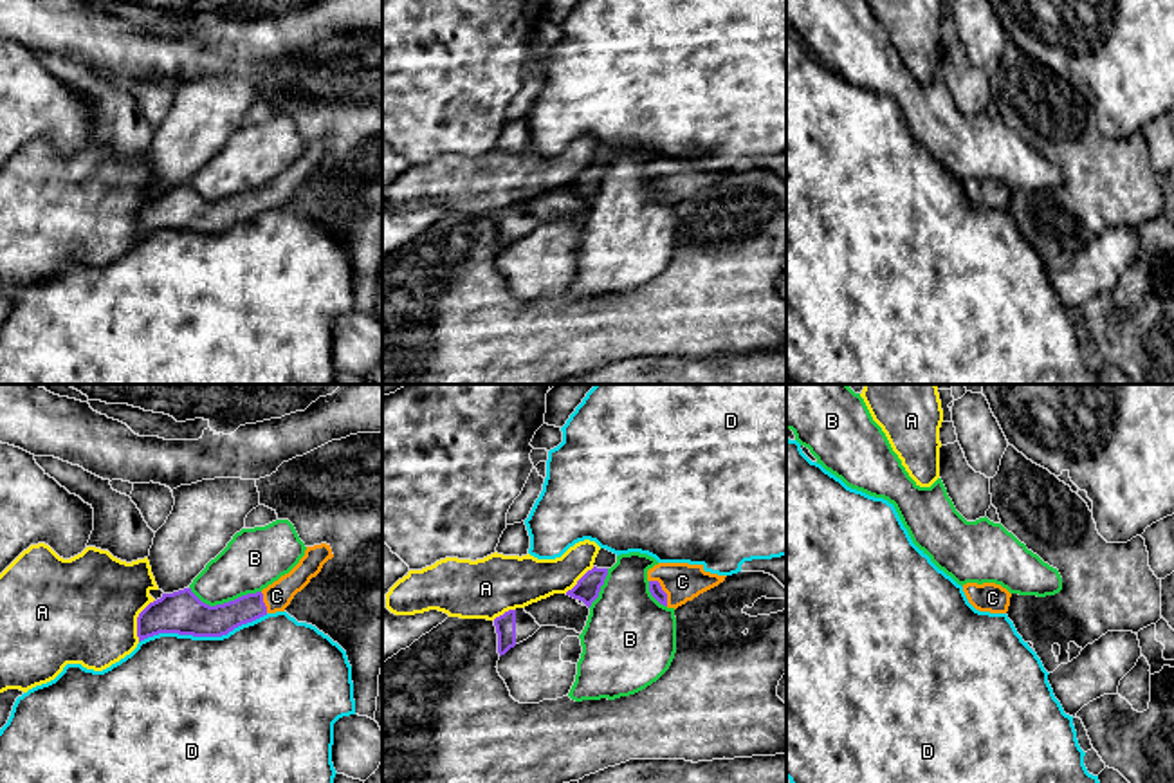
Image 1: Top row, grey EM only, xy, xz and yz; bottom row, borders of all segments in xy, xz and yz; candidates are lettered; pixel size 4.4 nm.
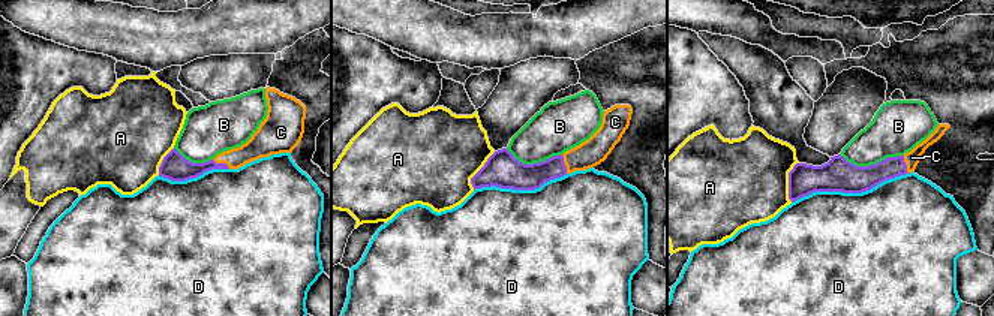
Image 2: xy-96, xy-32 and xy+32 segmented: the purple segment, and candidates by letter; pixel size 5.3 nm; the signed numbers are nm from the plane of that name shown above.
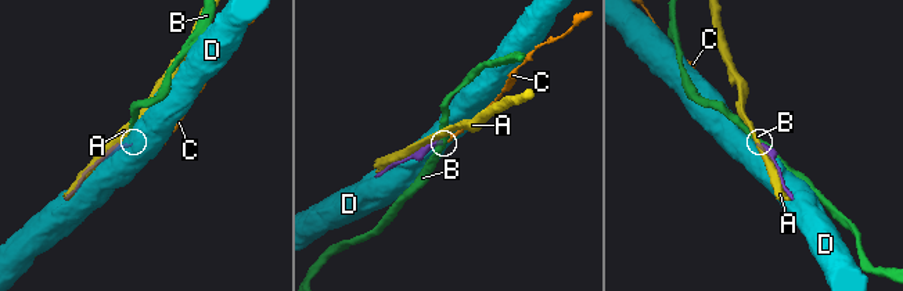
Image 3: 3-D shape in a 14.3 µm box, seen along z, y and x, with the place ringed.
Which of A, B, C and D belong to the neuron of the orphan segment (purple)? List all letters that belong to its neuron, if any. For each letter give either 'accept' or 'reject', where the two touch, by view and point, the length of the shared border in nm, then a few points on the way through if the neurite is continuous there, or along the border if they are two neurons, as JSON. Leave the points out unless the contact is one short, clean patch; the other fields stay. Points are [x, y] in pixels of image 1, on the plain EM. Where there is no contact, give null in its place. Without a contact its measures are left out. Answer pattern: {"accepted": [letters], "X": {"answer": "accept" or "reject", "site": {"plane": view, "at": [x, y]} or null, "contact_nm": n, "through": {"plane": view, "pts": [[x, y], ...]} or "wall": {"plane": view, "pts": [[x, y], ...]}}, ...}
{"accepted": ["C"], "A": {"answer": "reject", "site": {"plane": "xy", "at": [137, 217]}, "contact_nm": 200}, "B": {"answer": "reject", "site": {"plane": "xy", "at": [224, 199]}, "contact_nm": 320, "wall": {"plane": "xy", "pts": [[190, 183], [210, 201], [222, 201], [260, 186]]}}, "C": {"answer": "accept", "site": {"plane": "xz", "at": [662, 186]}, "contact_nm": 150, "through": {"plane": "xz", "pts": [[655, 184], [662, 186], [669, 179], [682, 177]]}}, "D": {"answer": "reject", "site": {"plane": "xy", "at": [202, 231]}, "contact_nm": 600}}

